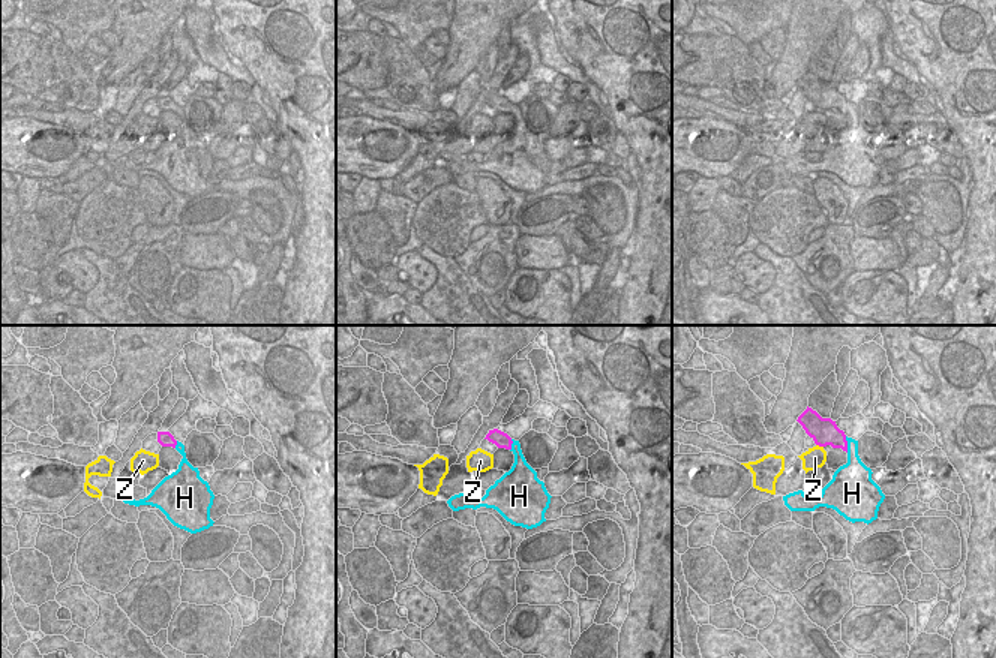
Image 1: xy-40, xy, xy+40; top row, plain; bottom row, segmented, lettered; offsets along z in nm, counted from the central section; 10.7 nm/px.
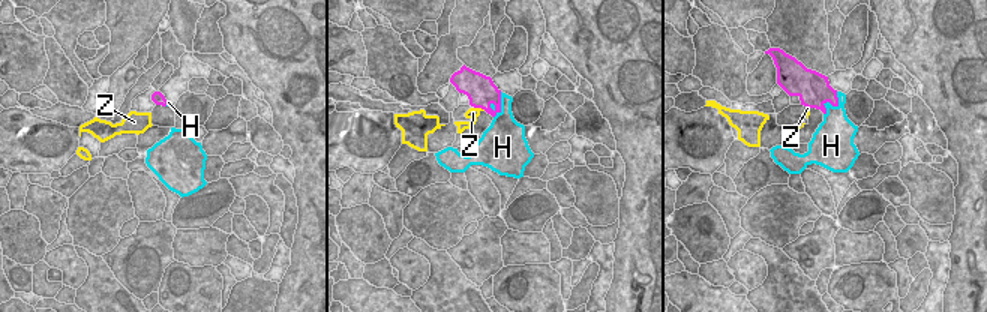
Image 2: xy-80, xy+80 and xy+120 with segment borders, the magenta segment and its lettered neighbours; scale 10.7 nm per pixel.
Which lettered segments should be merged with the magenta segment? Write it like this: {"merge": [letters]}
{"merge": ["H"]}

